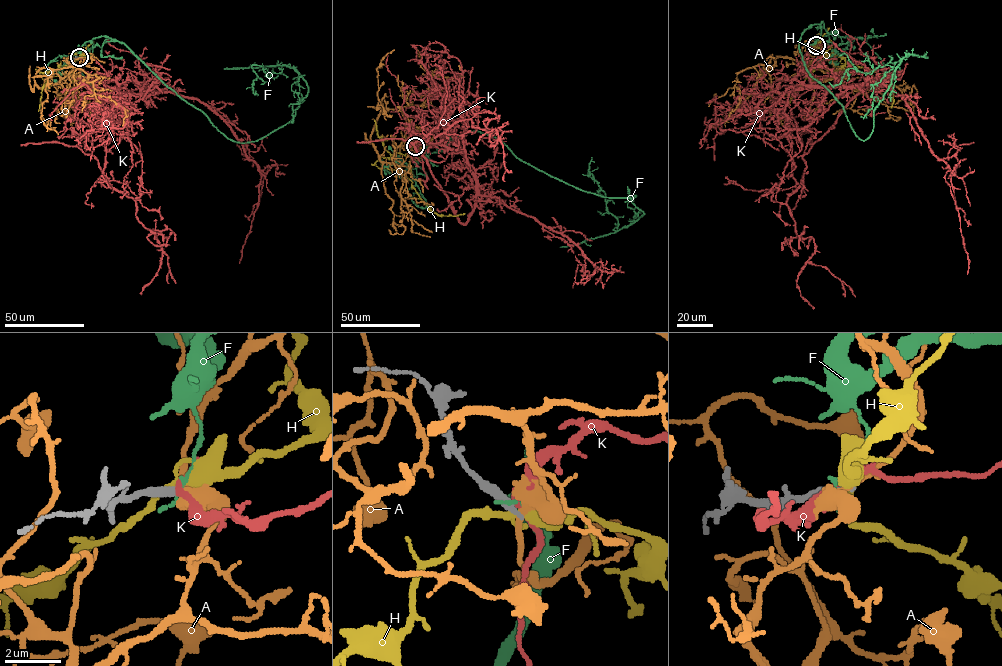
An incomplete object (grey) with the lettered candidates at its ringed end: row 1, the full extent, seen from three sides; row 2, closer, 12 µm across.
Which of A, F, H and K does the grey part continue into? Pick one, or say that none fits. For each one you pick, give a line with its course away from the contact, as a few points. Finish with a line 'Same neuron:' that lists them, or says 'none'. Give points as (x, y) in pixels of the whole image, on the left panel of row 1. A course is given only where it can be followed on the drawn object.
Same neuron: none

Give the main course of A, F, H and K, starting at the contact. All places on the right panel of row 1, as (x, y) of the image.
A: (816, 45), (811, 65), (833, 76), (819, 79), (798, 61), (771, 56), (737, 74), (739, 102), (726, 121)
F: (816, 45), (823, 22), (806, 28), (799, 52), (861, 140), (909, 54), (828, 82)
H: (816, 44), (834, 65), (855, 64), (887, 76), (893, 94), (891, 107)
K: (815, 45), (801, 69), (814, 85), (902, 72), (849, 101), (787, 199), (813, 239), (796, 283), (814, 308)

